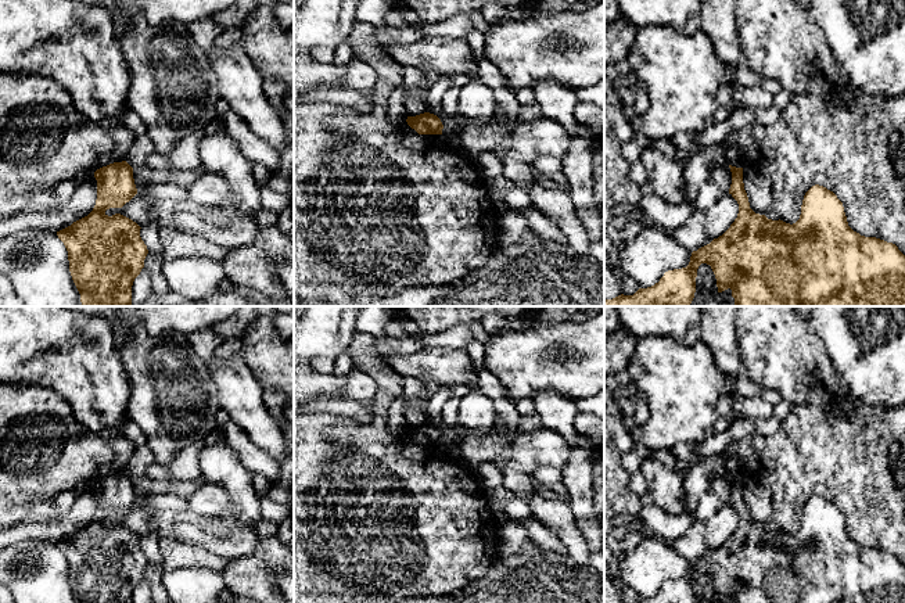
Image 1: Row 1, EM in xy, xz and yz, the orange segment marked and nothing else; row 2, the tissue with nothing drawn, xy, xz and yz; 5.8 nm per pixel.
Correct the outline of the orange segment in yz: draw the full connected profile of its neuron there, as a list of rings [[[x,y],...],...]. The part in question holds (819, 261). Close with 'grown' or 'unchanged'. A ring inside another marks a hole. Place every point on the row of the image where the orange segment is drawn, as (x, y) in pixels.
[[[729,168],[729,194],[739,204],[730,227],[693,251],[686,268],[665,272],[658,283],[633,295],[604,299],[604,306],[690,306],[701,263],[711,266],[718,292],[732,290],[735,306],[905,306],[905,255],[893,243],[854,231],[833,191],[812,186],[804,195],[800,219],[790,225],[755,213],[744,190],[743,168]]]; unchanged

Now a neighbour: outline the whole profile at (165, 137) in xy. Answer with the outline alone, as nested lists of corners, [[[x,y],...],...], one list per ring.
[[[136,0],[125,3],[129,24],[122,29],[118,44],[132,71],[126,107],[146,125],[154,151],[169,158],[187,134],[204,130],[220,116],[216,110],[222,98],[219,80],[208,54],[193,40],[187,25],[150,25]]]

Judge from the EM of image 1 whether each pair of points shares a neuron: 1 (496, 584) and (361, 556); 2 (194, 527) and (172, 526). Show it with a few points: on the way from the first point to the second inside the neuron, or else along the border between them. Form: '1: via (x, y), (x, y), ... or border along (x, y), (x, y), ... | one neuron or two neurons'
1: border along (496, 557), (482, 577), (462, 588) | two neurons
2: via (189, 527), (178, 526) | one neuron

